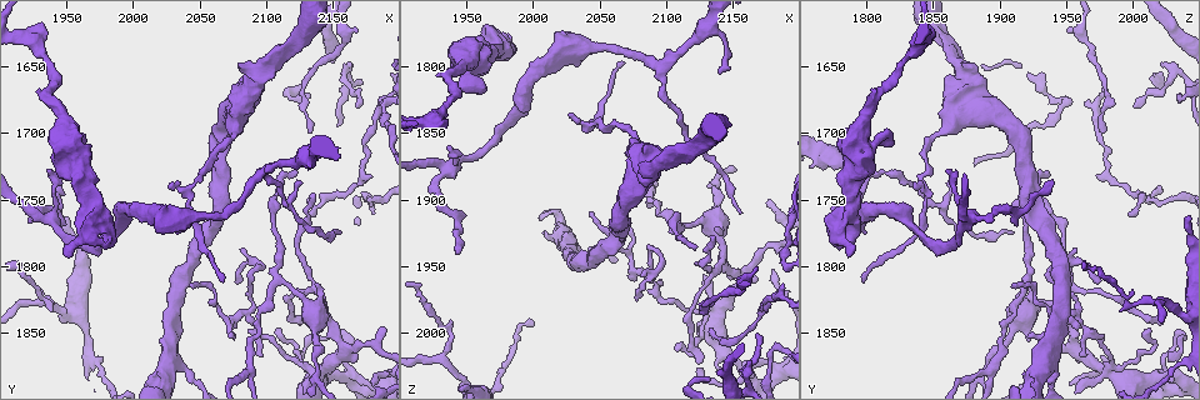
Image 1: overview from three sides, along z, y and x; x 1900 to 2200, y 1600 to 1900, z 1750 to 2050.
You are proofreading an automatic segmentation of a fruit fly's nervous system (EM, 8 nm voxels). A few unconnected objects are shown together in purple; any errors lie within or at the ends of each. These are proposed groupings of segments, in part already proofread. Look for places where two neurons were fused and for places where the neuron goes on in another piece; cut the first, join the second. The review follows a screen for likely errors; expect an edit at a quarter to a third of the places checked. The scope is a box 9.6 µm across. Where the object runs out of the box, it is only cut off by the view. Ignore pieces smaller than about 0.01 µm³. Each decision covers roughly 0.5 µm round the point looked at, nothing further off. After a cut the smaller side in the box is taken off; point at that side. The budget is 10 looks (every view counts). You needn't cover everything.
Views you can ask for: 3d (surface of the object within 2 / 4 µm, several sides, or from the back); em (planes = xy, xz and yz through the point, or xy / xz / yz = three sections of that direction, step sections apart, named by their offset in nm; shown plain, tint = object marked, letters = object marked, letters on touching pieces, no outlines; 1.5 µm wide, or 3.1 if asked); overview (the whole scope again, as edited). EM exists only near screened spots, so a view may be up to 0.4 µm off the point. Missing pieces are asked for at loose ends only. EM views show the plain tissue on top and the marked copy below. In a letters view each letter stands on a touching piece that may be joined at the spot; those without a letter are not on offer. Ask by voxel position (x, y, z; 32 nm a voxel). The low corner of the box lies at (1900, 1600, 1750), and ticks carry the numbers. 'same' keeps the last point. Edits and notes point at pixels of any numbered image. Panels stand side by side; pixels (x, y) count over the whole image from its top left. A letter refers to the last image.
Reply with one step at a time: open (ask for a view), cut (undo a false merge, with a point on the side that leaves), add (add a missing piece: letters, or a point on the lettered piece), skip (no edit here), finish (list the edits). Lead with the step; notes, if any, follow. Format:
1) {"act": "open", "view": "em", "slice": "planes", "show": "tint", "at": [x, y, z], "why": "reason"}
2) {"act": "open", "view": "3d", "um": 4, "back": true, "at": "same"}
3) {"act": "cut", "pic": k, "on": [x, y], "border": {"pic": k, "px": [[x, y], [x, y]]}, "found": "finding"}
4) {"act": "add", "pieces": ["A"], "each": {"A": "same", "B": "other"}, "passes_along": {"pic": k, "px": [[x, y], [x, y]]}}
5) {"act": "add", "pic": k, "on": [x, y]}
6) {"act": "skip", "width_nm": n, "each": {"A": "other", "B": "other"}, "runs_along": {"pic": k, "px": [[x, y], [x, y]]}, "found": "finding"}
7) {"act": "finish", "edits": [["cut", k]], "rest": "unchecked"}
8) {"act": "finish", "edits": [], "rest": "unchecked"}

{"act": "open", "view": "em", "slice": "planes", "show": "letters", "at": [1958, 1702, 1780], "why": "thick end"}

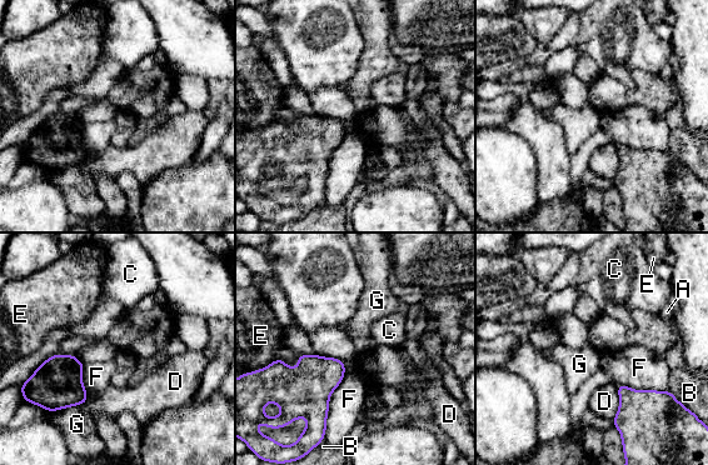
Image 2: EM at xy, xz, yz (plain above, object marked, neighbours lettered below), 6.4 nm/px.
{"act": "skip", "each": {"A": "other", "B": "other", "C": "other", "D": "other", "E": "other", "F": "other", "G": "other"}, "border": {"pic": 2, "px": [[345, 373], [330, 396], [323, 438]]}, "found": "none of them fits"}

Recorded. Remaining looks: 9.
{"act": "open", "view": "em", "slice": "xy", "step": 4, "show": "letters", "at": [1948, 1768, 1912], "why": "thin end"}

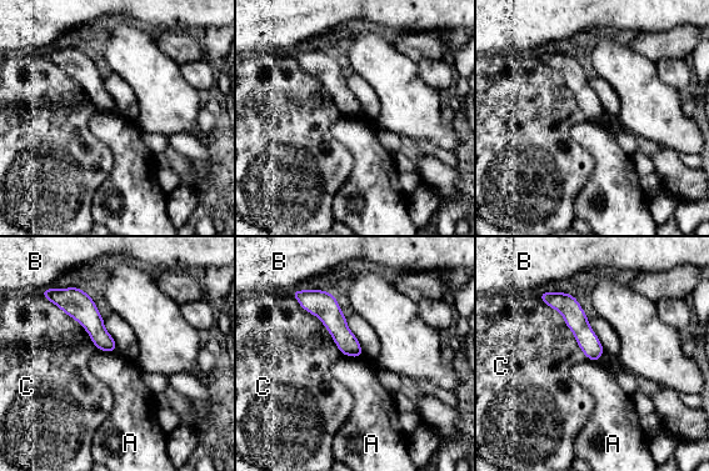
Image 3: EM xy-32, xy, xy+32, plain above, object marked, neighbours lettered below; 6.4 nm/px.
{"act": "open", "view": "em", "slice": "planes", "show": "letters", "at": "same", "why": "cut it another way"}

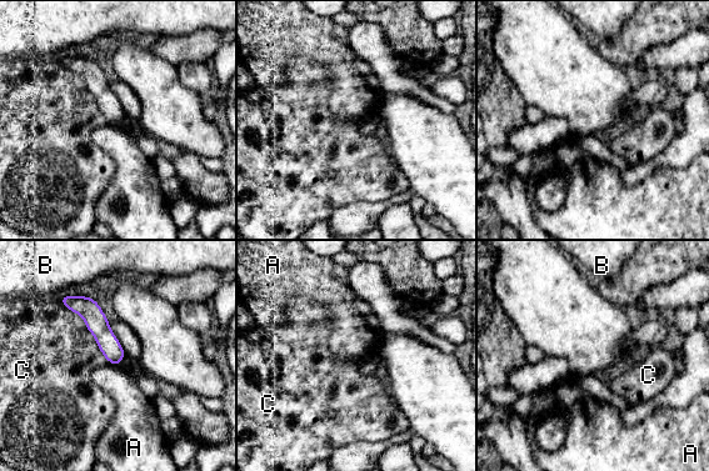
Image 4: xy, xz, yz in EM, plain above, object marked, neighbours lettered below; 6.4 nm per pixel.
{"act": "skip", "each": {"A": "other", "B": "other", "C": "other"}, "found": "none of them fits"}

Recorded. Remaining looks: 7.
{"act": "open", "view": "em", "slice": "planes", "show": "letters", "at": [1972, 1760, 1786], "why": "three-way junction"}

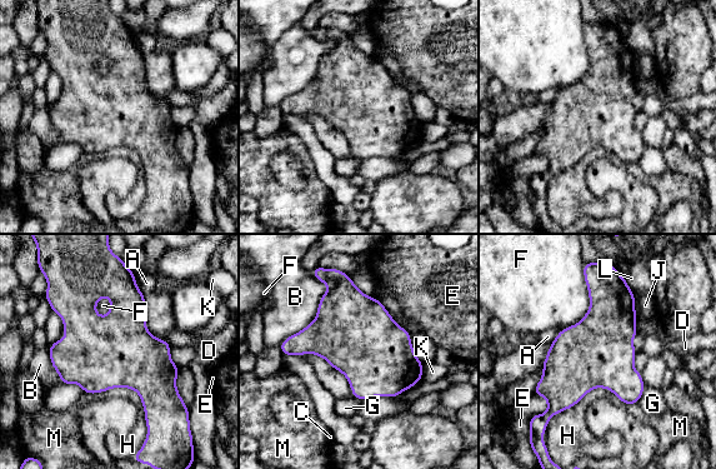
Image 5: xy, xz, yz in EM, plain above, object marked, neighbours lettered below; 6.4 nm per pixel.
{"act": "skip", "longest_contact_nm": ["H", 500], "each": {"A": "other", "B": "other", "C": "other", "D": "other", "E": "other", "F": "other", "G": "other", "H": "other", "J": "other", "K": "other", "L": "other", "M": "other"}, "found": "continuous, no second neuron"}

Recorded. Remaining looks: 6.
{"act": "open", "view": "3d", "um": 2, "at": [2126, 1734, 1864], "why": "tapers out"}

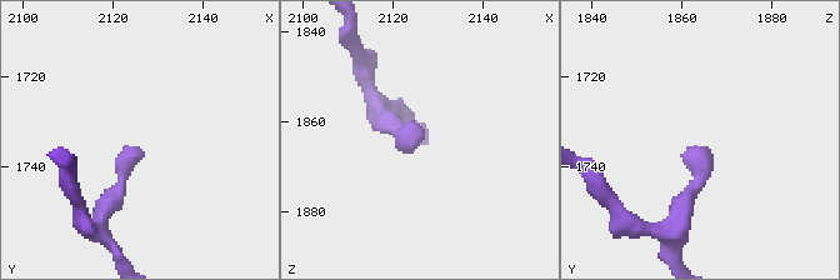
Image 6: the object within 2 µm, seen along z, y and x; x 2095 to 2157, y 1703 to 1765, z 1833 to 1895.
{"act": "open", "view": "em", "slice": "planes", "show": "letters", "at": [2126, 1736, 1863]}

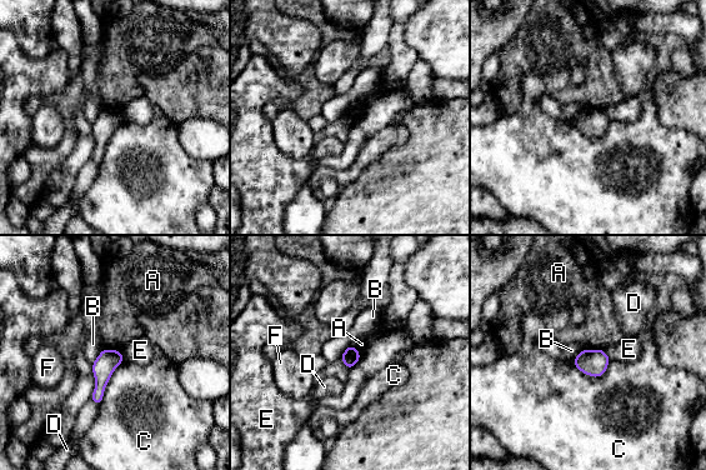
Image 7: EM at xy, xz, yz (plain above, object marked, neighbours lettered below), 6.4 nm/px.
{"act": "skip", "each": {"A": "other", "B": "other", "C": "other", "D": "other", "E": "other", "F": "other"}, "border": {"pic": 7, "px": [[582, 348], [602, 350]]}, "found": "no lettered piece goes on from it"}

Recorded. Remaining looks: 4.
{"act": "finish", "edits": [], "rest": "unchecked"}

